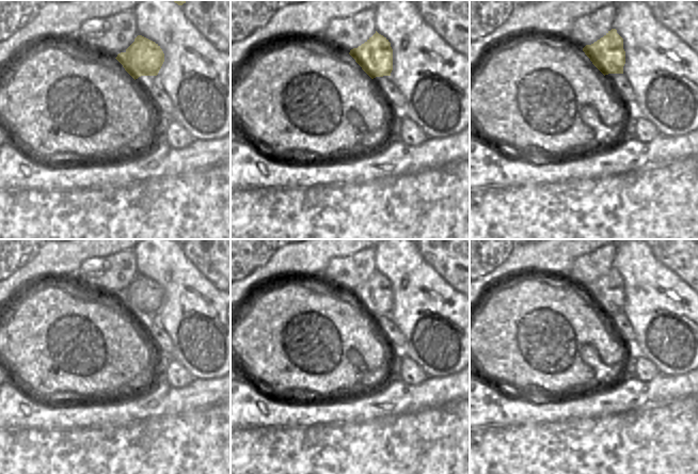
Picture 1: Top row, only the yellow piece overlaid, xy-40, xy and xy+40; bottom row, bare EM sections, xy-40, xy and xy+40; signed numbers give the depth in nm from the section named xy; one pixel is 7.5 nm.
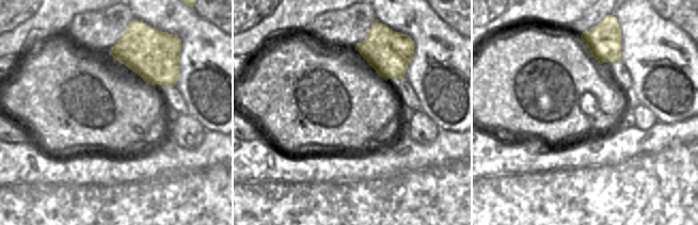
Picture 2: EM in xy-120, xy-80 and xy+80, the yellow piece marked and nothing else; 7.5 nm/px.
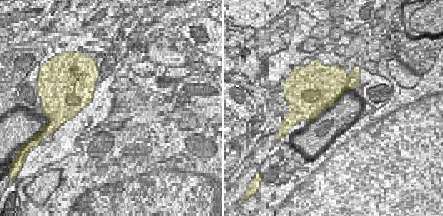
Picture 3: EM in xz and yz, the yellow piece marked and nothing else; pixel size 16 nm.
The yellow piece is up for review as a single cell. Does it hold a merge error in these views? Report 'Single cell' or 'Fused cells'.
Fused cells.

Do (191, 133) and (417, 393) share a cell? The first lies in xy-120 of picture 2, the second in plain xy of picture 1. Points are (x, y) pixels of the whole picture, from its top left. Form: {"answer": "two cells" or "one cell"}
{"answer": "two cells"}

